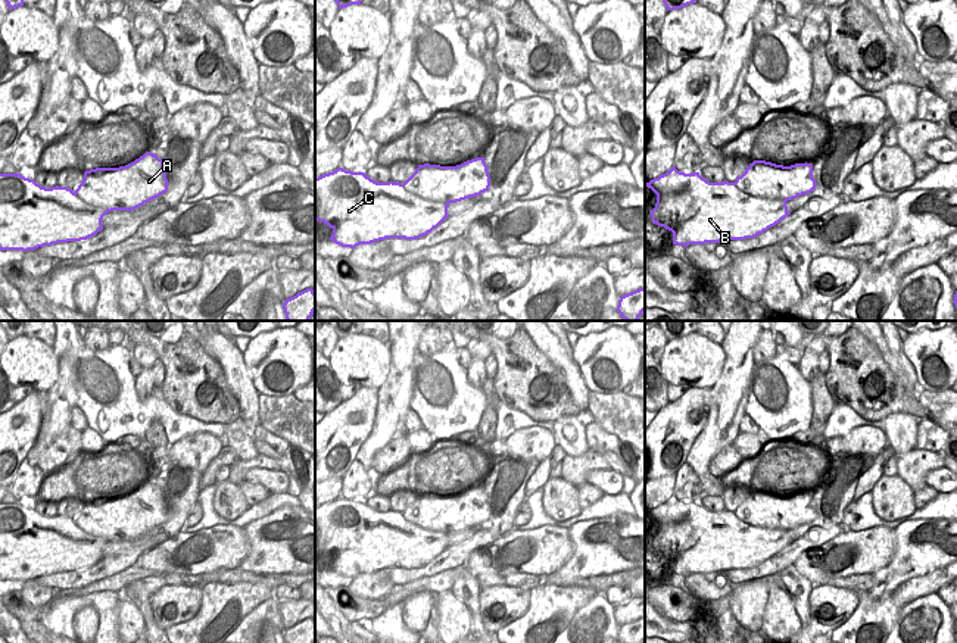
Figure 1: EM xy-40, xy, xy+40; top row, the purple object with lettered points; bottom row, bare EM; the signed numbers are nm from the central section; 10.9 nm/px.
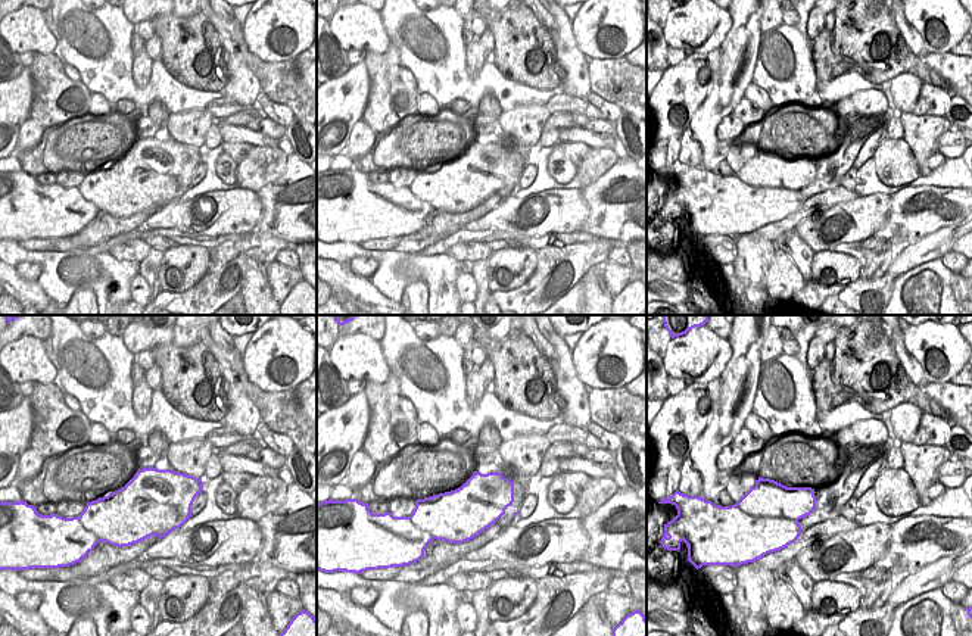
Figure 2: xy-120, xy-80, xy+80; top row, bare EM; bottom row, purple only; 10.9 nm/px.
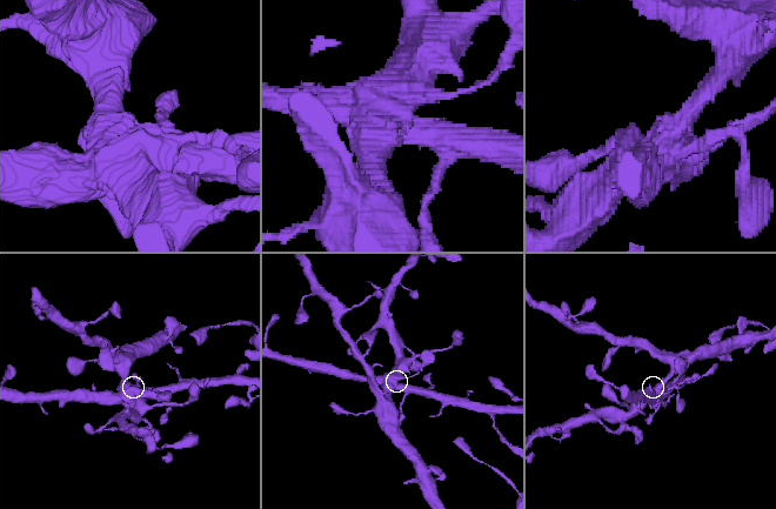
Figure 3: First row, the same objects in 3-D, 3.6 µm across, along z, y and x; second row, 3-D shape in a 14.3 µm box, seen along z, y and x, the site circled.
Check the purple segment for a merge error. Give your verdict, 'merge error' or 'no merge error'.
merge error

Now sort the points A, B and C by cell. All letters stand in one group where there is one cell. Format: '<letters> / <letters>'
A / B C

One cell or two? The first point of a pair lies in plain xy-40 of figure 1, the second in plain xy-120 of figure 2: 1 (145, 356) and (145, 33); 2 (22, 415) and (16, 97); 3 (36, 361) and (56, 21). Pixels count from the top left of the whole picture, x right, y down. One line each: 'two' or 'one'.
1: one
2: one
3: two

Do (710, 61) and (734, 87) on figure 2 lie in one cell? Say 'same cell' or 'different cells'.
different cells

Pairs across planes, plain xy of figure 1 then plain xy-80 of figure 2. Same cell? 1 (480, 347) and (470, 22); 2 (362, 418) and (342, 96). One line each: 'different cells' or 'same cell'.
1: same cell
2: same cell

